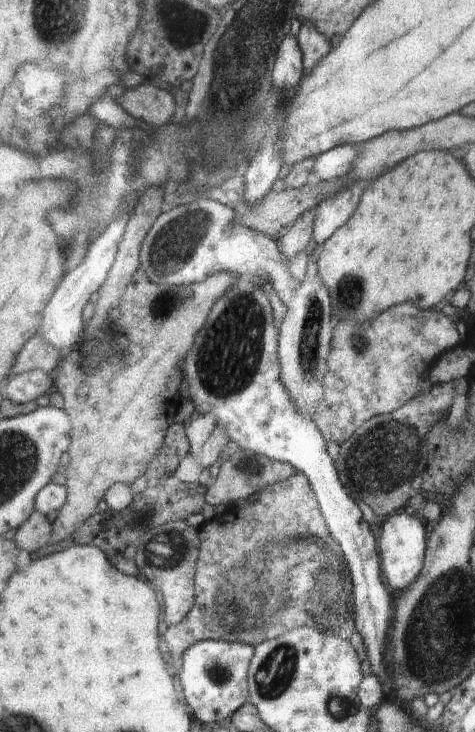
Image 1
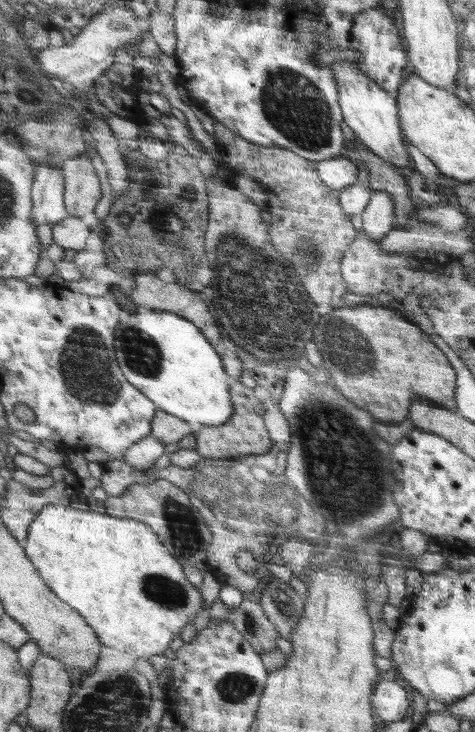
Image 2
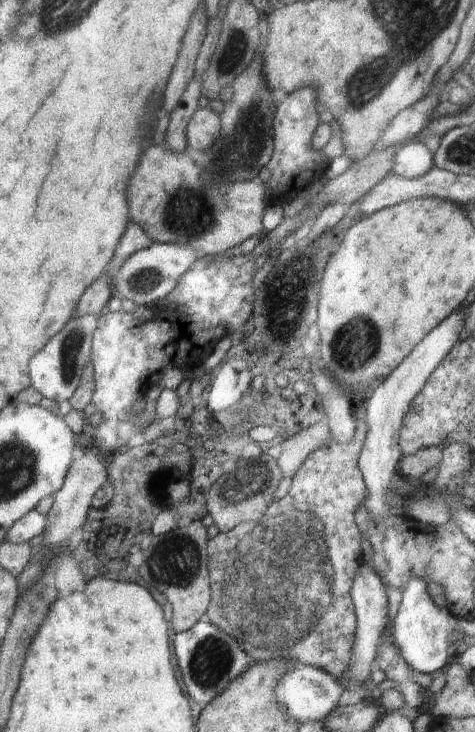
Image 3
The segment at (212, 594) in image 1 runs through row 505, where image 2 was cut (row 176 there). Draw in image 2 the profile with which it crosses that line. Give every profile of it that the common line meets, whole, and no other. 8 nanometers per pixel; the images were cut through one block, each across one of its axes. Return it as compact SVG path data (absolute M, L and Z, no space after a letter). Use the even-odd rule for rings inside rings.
M214 120L214 135L216 148L220 152L218 166L220 166L220 160L224 160L224 156L230 158L232 162L232 168L230 170L240 170L239 174L248 176L252 180L256 181L263 190L266 192L266 198L268 198L268 206L270 208L270 214L262 211L261 216L264 222L271 224L272 216L274 216L274 224L270 228L270 236L272 236L272 242L274 246L282 252L282 254L288 254L288 260L294 264L294 270L300 270L300 278L304 278L304 286L308 286L308 294L312 294L312 298L316 298L316 304L332 304L334 308L340 308L340 306L356 306L356 304L364 304L364 302L370 302L370 304L380 304L380 302L394 301L394 297L387 294L382 294L379 297L371 295L353 294L346 288L346 283L341 272L341 262L343 255L348 246L351 246L354 242L354 238L358 238L358 232L360 228L360 215L359 214L346 214L339 203L338 195L339 190L334 190L324 184L319 174L316 172L314 162L309 161L306 158L300 157L294 153L294 151L283 149L280 147L267 147L260 146L258 143L245 139L235 131L232 131L229 127L224 126L222 123Z

